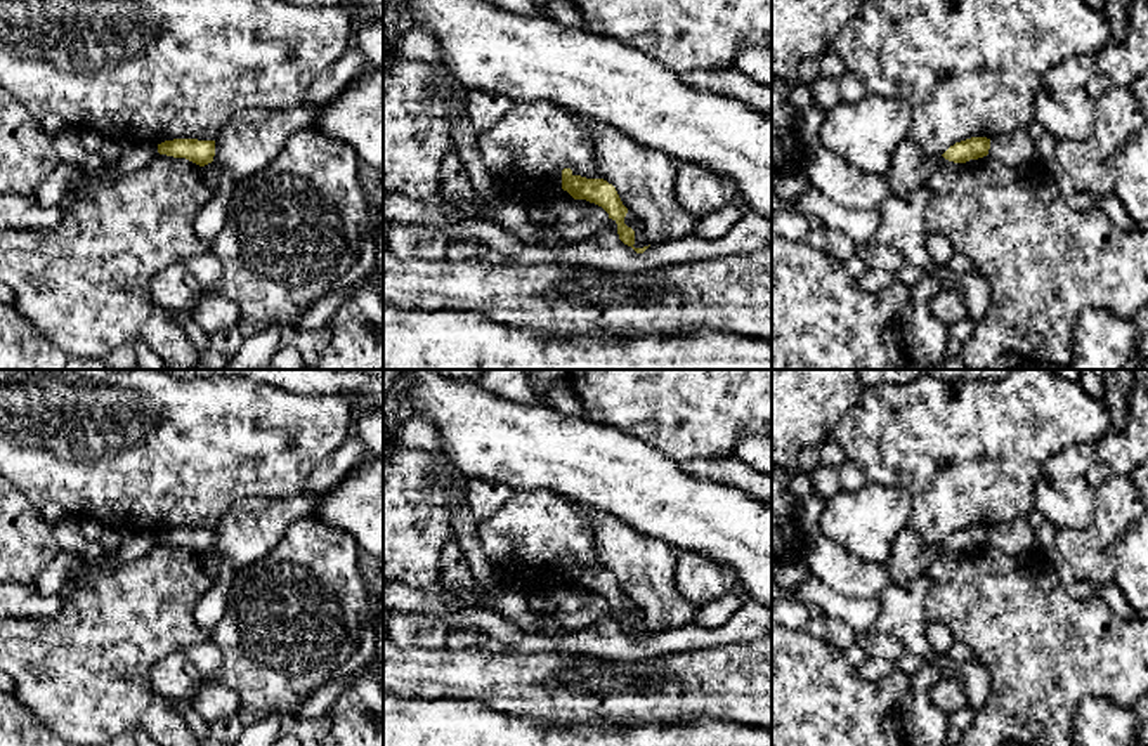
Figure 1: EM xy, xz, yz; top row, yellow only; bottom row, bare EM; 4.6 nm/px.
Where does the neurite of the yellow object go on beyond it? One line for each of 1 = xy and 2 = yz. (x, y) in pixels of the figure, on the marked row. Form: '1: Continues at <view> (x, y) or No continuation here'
1: No continuation here
2: No continuation here

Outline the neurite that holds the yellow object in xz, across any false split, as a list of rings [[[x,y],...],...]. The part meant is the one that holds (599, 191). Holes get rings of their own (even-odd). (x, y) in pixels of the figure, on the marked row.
[[[571,168],[562,170],[562,189],[574,200],[586,200],[602,206],[609,219],[617,224],[619,239],[631,246],[636,253],[643,253],[649,246],[635,248],[635,231],[624,224],[628,208],[623,205],[616,187],[603,179],[586,179],[574,175]]]

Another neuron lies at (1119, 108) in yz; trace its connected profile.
[[[1113,85],[1096,101],[1094,134],[1086,141],[1058,141],[1054,161],[1070,175],[1077,191],[1112,194],[1117,154],[1146,120],[1131,87]]]

